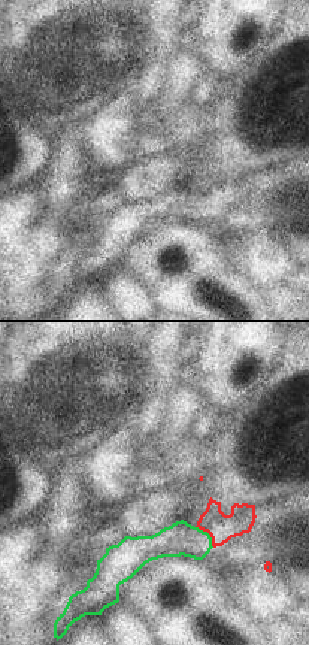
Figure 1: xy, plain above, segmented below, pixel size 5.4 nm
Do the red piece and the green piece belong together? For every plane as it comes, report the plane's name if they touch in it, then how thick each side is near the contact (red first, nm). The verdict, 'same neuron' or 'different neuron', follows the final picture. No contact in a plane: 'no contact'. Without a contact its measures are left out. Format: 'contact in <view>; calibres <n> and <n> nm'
contact in xy; calibres 150 and 180 nm

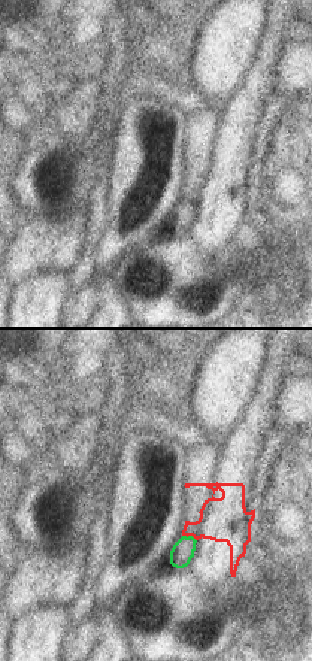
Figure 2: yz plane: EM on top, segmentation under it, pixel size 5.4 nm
contact in yz; calibres 240 and 120 nm

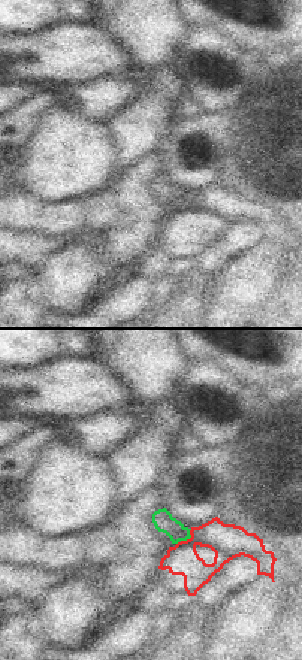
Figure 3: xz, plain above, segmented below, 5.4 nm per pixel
contact in xz; calibres 190 and 110 nm

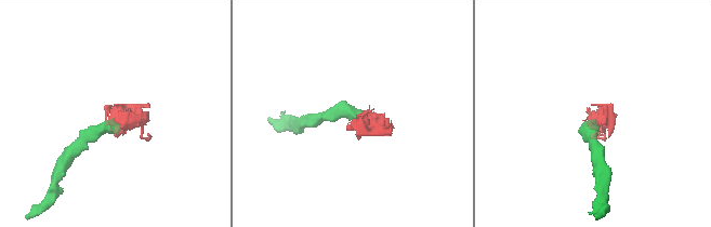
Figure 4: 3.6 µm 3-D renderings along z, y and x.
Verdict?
same neuron

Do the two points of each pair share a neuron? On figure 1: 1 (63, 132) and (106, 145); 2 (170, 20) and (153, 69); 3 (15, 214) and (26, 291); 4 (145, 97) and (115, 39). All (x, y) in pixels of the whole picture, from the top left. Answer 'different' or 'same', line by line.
1: different
2: same
3: same
4: different

